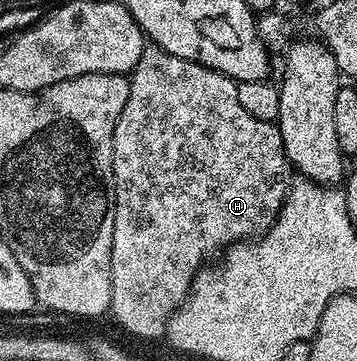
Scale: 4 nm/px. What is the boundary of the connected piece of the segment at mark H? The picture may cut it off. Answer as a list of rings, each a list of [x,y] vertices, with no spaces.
[[[146,47],[139,55],[139,63],[129,77],[129,98],[123,103],[123,111],[115,123],[113,136],[113,202],[115,203],[115,227],[113,228],[113,246],[111,247],[111,317],[125,328],[126,334],[137,338],[161,339],[166,336],[169,319],[178,307],[185,302],[193,287],[197,273],[210,259],[224,254],[238,241],[252,241],[262,237],[275,223],[279,211],[285,206],[285,194],[291,184],[291,166],[285,157],[285,148],[279,127],[271,121],[251,119],[247,110],[239,104],[237,82],[214,69],[200,65],[197,61],[179,59],[156,47]]]

